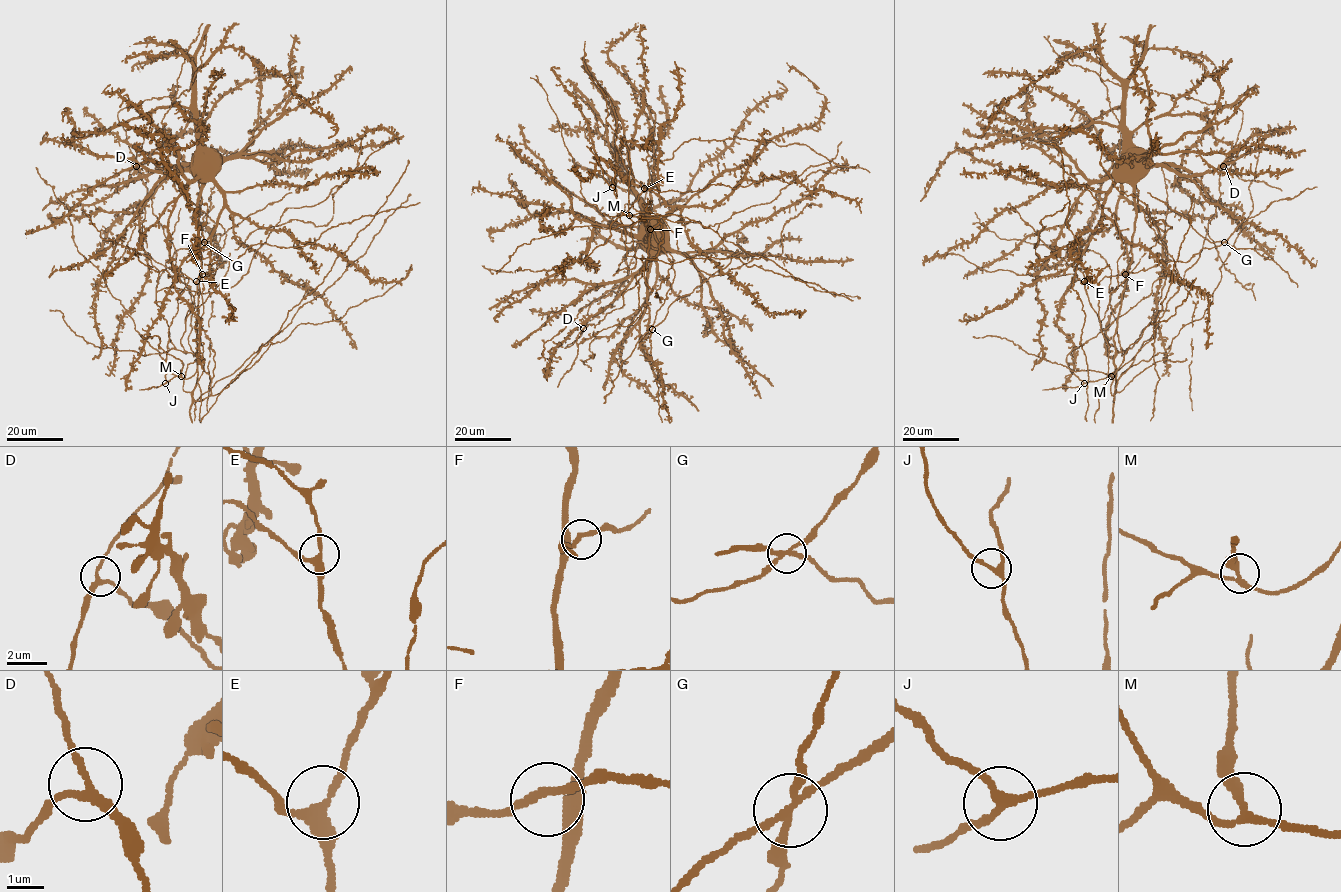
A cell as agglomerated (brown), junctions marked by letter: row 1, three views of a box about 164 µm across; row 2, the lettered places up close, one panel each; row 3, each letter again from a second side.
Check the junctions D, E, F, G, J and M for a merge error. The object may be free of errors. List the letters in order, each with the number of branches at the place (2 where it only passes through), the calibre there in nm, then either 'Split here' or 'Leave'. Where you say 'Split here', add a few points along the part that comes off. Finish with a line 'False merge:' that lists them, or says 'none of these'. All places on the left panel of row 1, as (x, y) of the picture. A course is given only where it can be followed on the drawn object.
D: Branches: 3. Thickness 200 nm. Leave
E: Branches: 3. Thickness 240 nm. Leave
F: Branches: 3. Thickness 160 nm. Leave
G: Branches: 4. Thickness 190 nm. Split here. Course of the part to remove: (204, 242), (217, 242), (249, 214), (292, 193)
J: Branches: 3. Thickness 220 nm. Leave
M: Branches: 3. Thickness 240 nm. Leave
False merge: G

